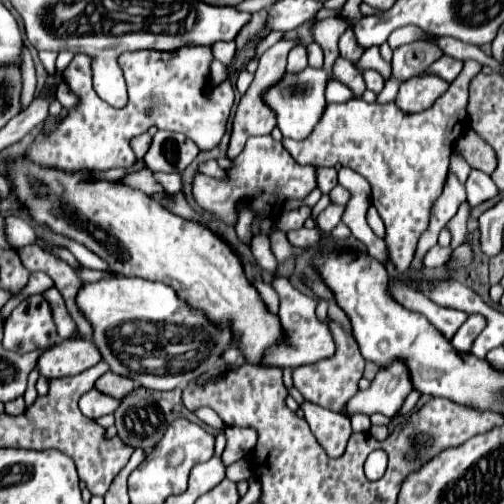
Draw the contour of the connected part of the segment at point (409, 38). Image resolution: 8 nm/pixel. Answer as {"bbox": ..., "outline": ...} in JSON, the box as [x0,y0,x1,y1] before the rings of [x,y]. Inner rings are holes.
{"bbox":[387,27,423,49],"outline":[[[401,27],[401,29],[395,29],[395,31],[389,35],[387,43],[389,43],[391,49],[397,49],[397,47],[401,47],[401,45],[405,45],[405,43],[417,41],[417,35],[423,35],[423,31],[417,29],[417,27]]]}

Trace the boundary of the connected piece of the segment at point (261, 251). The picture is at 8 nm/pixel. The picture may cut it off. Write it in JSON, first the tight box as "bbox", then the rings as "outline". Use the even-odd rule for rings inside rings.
{"bbox":[249,233,277,275],"outline":[[[265,233],[255,235],[249,247],[251,247],[253,257],[257,259],[257,265],[259,265],[263,271],[275,275],[275,273],[277,273],[277,263],[271,259],[273,253],[271,253],[271,247],[269,247],[269,235],[265,235]]]}

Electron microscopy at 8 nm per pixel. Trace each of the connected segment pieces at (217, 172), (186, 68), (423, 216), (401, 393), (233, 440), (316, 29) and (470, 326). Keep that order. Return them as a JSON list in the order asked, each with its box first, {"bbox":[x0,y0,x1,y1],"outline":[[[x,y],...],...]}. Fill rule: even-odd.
[{"bbox":[199,159,225,177],"outline":[[[215,159],[203,161],[203,163],[199,165],[199,171],[201,171],[201,173],[205,173],[205,175],[209,175],[209,177],[223,177],[223,175],[225,175],[225,173],[223,173],[223,169],[217,165],[217,161],[215,161]]]},{"bbox":[27,45,235,171],"outline":[[[189,45],[185,49],[175,49],[175,53],[159,53],[153,49],[123,53],[119,55],[119,63],[127,81],[129,103],[123,109],[113,109],[101,97],[97,97],[93,89],[92,58],[75,55],[71,65],[65,69],[65,81],[81,97],[81,103],[77,109],[69,111],[69,115],[49,137],[39,133],[29,147],[27,157],[41,167],[63,171],[103,171],[115,167],[127,169],[135,163],[135,153],[129,147],[129,139],[145,133],[151,125],[189,133],[189,139],[193,139],[201,151],[217,147],[225,135],[235,95],[231,83],[223,83],[213,89],[211,99],[205,99],[203,91],[209,85],[211,61],[213,53],[205,45]]]},{"bbox":[283,61,481,273],"outline":[[[465,61],[465,69],[459,73],[459,77],[449,85],[449,89],[433,103],[433,107],[419,111],[419,113],[403,113],[395,101],[389,101],[385,105],[379,103],[367,103],[363,99],[351,99],[347,103],[329,103],[323,117],[319,119],[319,125],[311,131],[311,137],[303,141],[291,141],[291,137],[283,137],[283,147],[293,155],[295,161],[301,165],[319,165],[319,167],[351,167],[353,171],[361,173],[371,183],[371,203],[379,211],[383,223],[385,223],[385,243],[389,261],[397,273],[403,273],[409,269],[409,263],[415,255],[415,245],[421,237],[421,233],[429,227],[431,209],[439,195],[443,193],[443,185],[449,173],[449,157],[455,147],[455,141],[459,133],[465,129],[465,117],[467,117],[467,99],[469,99],[469,81],[481,71],[481,63],[477,61]]]},{"bbox":[347,365,411,417],"outline":[[[391,365],[387,369],[379,369],[377,377],[373,379],[371,387],[367,391],[359,391],[347,405],[347,417],[353,417],[357,413],[373,415],[381,413],[387,417],[393,417],[407,393],[411,391],[409,375],[403,365]]]},{"bbox":[223,427,255,467],"outline":[[[227,427],[225,437],[227,437],[227,442],[223,451],[223,457],[225,457],[223,463],[226,467],[231,465],[233,461],[245,457],[251,451],[251,447],[255,445],[255,431],[253,429]]]},{"bbox":[311,17,351,79],"outline":[[[329,17],[329,19],[323,19],[323,21],[315,21],[311,25],[311,35],[313,39],[323,47],[325,51],[325,65],[323,65],[323,71],[327,73],[329,79],[333,79],[333,65],[339,57],[339,47],[337,47],[337,41],[341,37],[343,31],[347,31],[351,25],[341,17]]]},{"bbox":[453,313,487,351],"outline":[[[479,313],[469,315],[467,321],[459,327],[459,331],[453,337],[453,345],[459,351],[467,351],[471,349],[471,343],[475,341],[475,337],[483,330],[483,325],[487,325],[487,321],[483,321],[483,317],[479,317]]]}]

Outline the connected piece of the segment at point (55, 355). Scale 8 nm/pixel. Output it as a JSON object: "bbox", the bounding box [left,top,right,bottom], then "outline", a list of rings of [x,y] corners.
{"bbox":[37,339,101,377],"outline":[[[71,339],[55,345],[39,357],[37,369],[43,377],[67,377],[79,375],[81,371],[101,361],[99,349],[91,339]]]}

